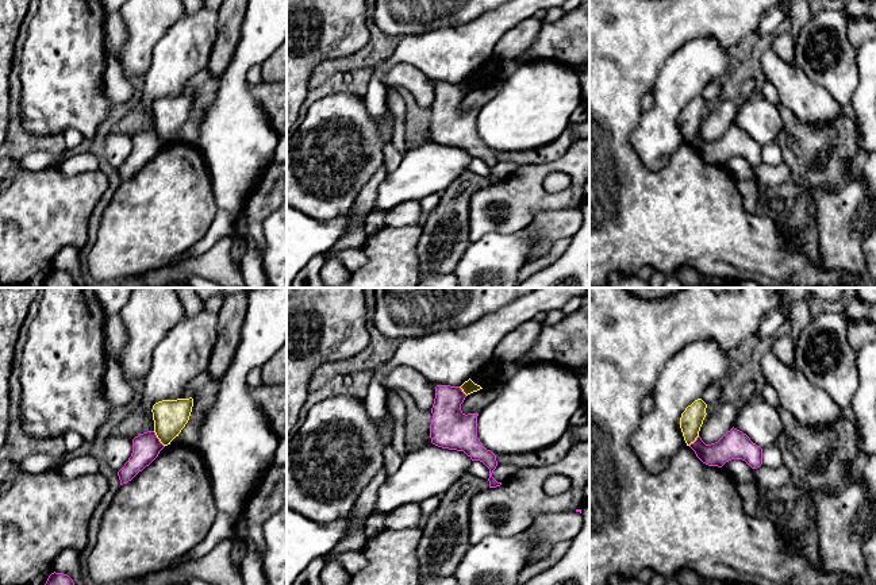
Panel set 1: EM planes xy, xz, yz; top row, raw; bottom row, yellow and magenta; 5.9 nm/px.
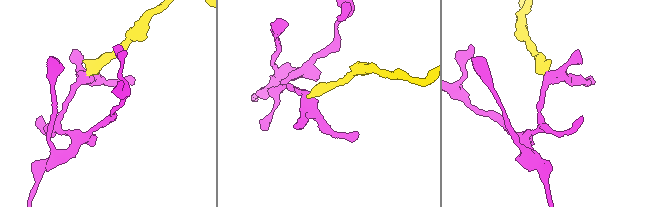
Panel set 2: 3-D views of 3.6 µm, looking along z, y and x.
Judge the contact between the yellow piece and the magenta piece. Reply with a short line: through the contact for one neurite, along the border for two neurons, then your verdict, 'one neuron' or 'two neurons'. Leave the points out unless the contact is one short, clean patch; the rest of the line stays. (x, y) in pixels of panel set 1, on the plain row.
line xy (153, 129), (164, 143); two neurons

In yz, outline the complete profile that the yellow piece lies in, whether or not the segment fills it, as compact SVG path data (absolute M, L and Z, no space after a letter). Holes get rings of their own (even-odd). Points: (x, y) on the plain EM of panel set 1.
M698 96L681 111L680 126L687 143L694 141L699 134L700 124L707 112L706 105L707 101L702 96Z

